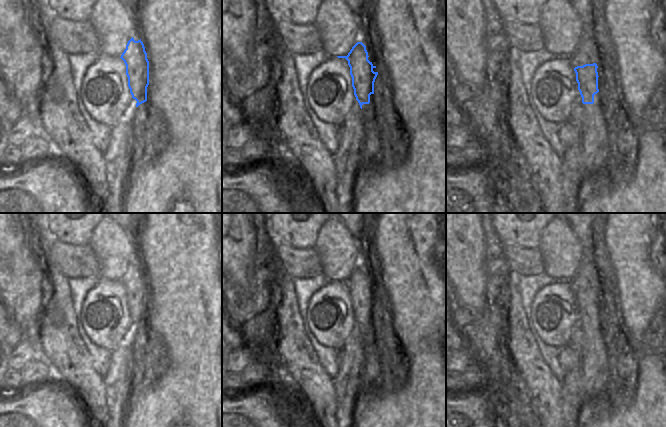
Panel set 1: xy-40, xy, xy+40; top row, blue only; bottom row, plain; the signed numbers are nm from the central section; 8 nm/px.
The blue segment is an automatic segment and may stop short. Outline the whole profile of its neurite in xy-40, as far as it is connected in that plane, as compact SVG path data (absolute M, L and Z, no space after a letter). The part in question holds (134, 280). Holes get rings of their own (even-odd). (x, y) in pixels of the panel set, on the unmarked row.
M132 261L120 281L126 289L128 311L132 322L137 325L136 331L141 330L147 336L147 311L149 309L149 285L143 266L135 265Z

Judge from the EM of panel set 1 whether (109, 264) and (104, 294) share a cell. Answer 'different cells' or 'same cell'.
different cells

